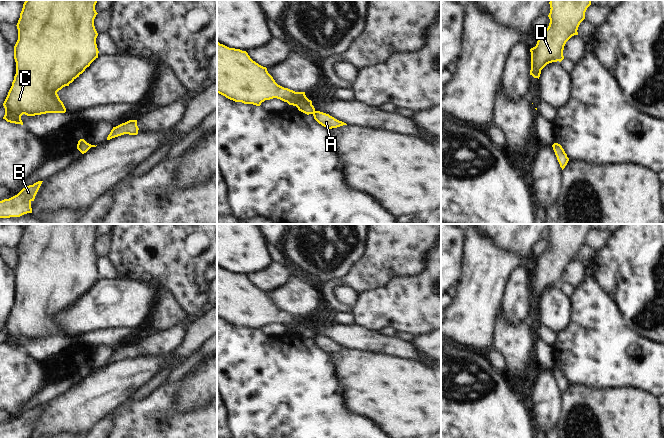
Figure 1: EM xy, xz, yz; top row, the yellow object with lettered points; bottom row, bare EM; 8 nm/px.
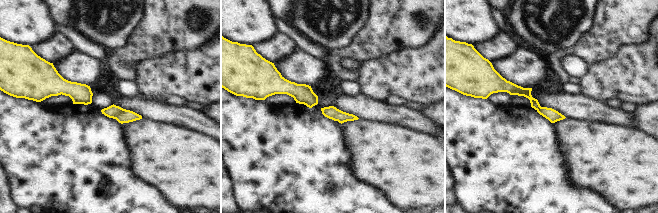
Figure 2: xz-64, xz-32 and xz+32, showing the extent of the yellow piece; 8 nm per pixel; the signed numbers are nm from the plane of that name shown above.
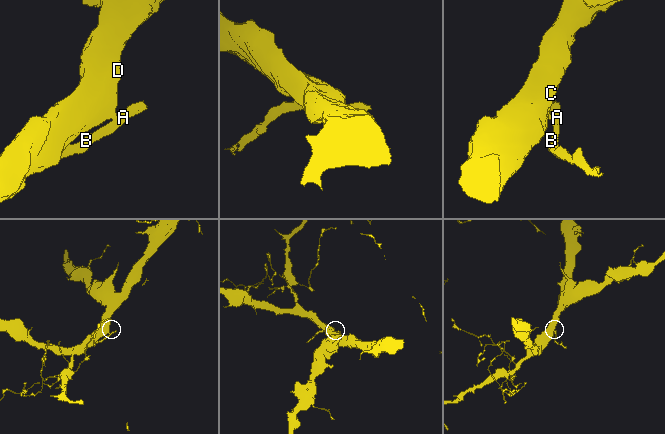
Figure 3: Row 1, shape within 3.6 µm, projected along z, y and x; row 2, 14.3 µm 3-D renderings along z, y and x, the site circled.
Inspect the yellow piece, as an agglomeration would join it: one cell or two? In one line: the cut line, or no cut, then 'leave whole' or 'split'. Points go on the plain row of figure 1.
cut in xz along (315, 335), (313, 338); split

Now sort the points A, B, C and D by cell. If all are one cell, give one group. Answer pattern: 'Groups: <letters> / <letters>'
Groups: A B / C D.

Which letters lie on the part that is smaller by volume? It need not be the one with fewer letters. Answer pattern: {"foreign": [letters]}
{"foreign": ["A", "B"]}

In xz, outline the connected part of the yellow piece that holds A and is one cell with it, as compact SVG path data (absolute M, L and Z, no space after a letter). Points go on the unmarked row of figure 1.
M315 335L313 340L314 340L314 343L319 348L321 348L322 350L324 350L328 353L347 349L346 347L335 343L334 341L330 340L329 338L326 338L326 337L320 336L320 335Z

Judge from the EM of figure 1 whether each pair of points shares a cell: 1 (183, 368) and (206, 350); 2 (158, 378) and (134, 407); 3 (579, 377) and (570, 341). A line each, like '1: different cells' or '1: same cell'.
1: same cell
2: different cells
3: same cell

